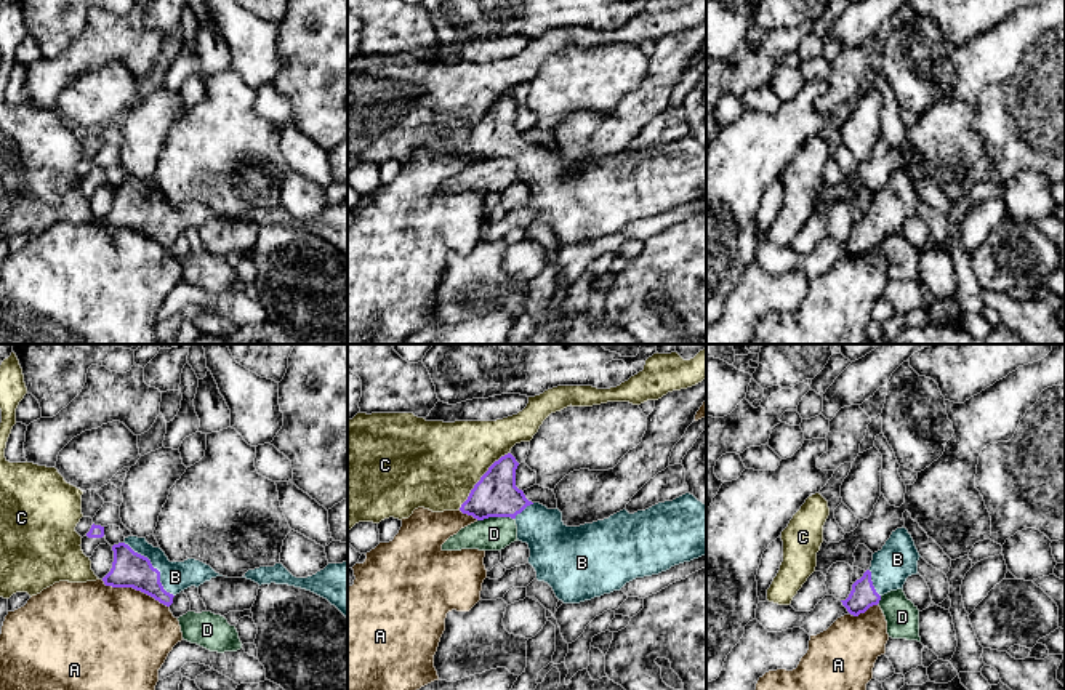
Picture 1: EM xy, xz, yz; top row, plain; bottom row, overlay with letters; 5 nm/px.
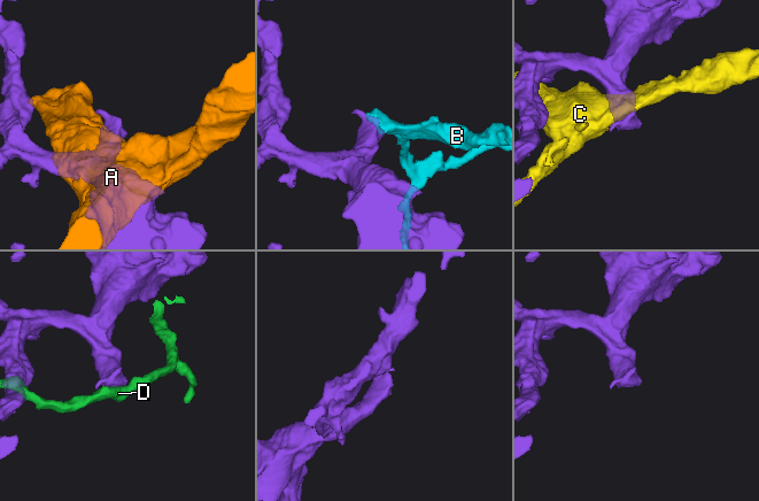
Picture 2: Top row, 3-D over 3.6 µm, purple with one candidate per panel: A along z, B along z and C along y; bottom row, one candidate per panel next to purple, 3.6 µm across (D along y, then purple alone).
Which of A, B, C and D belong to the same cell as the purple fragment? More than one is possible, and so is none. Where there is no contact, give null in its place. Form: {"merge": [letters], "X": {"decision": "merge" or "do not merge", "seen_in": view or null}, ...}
{"merge": ["B"], "A": {"decision": "do not merge", "seen_in": "xy"}, "B": {"decision": "merge", "seen_in": "xy"}, "C": {"decision": "do not merge", "seen_in": "xz"}, "D": {"decision": "do not merge", "seen_in": "xz"}}

